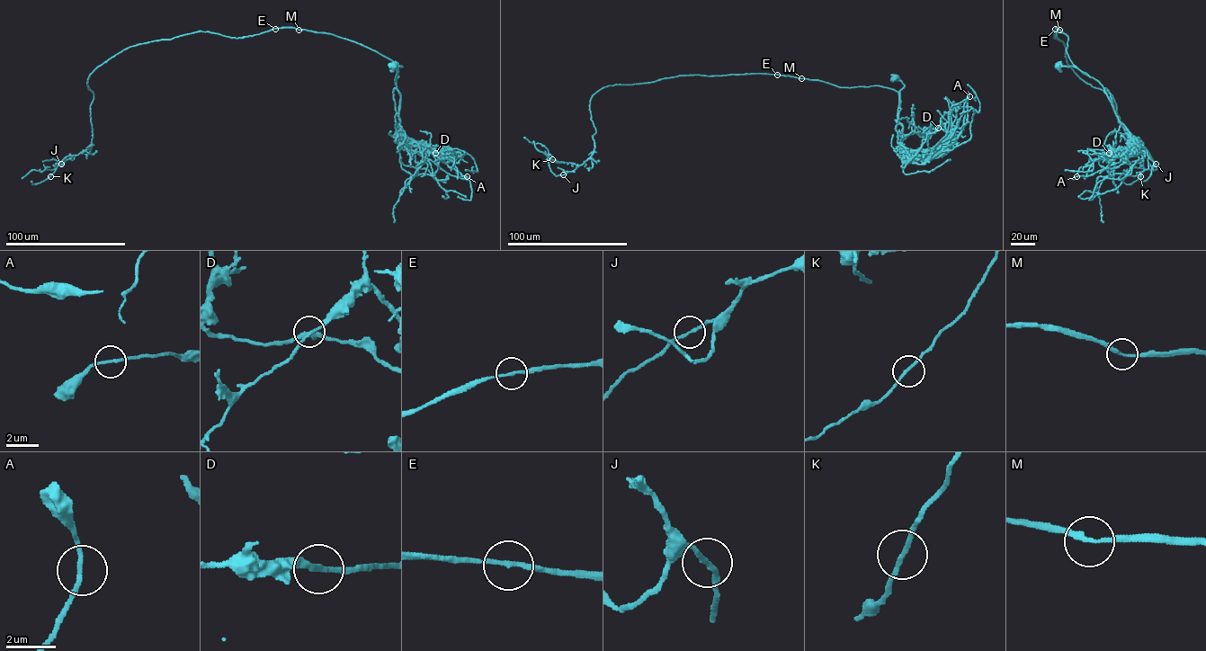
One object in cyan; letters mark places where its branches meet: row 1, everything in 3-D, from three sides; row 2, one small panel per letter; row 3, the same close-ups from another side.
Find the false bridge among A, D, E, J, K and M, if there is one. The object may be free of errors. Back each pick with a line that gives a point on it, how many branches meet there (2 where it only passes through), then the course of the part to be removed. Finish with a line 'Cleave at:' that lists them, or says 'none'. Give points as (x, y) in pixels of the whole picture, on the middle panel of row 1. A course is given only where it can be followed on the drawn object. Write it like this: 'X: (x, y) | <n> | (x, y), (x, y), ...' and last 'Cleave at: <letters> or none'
Cleave at: none

